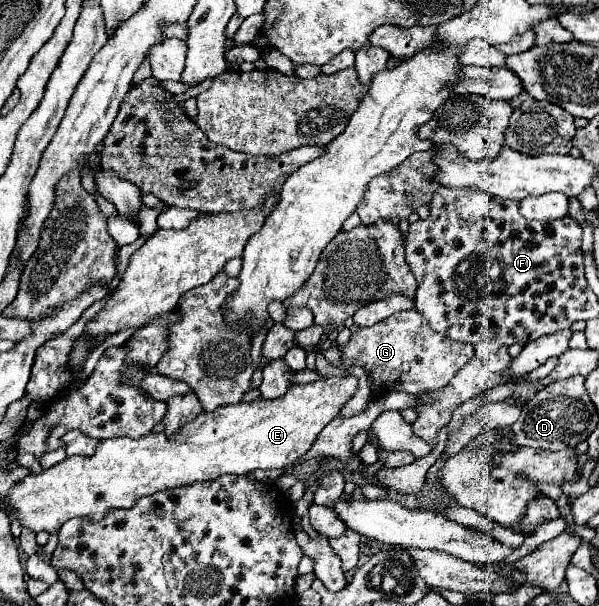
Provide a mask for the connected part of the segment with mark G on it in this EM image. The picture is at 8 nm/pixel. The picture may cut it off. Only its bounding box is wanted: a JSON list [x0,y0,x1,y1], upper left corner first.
[341,311,473,399]

